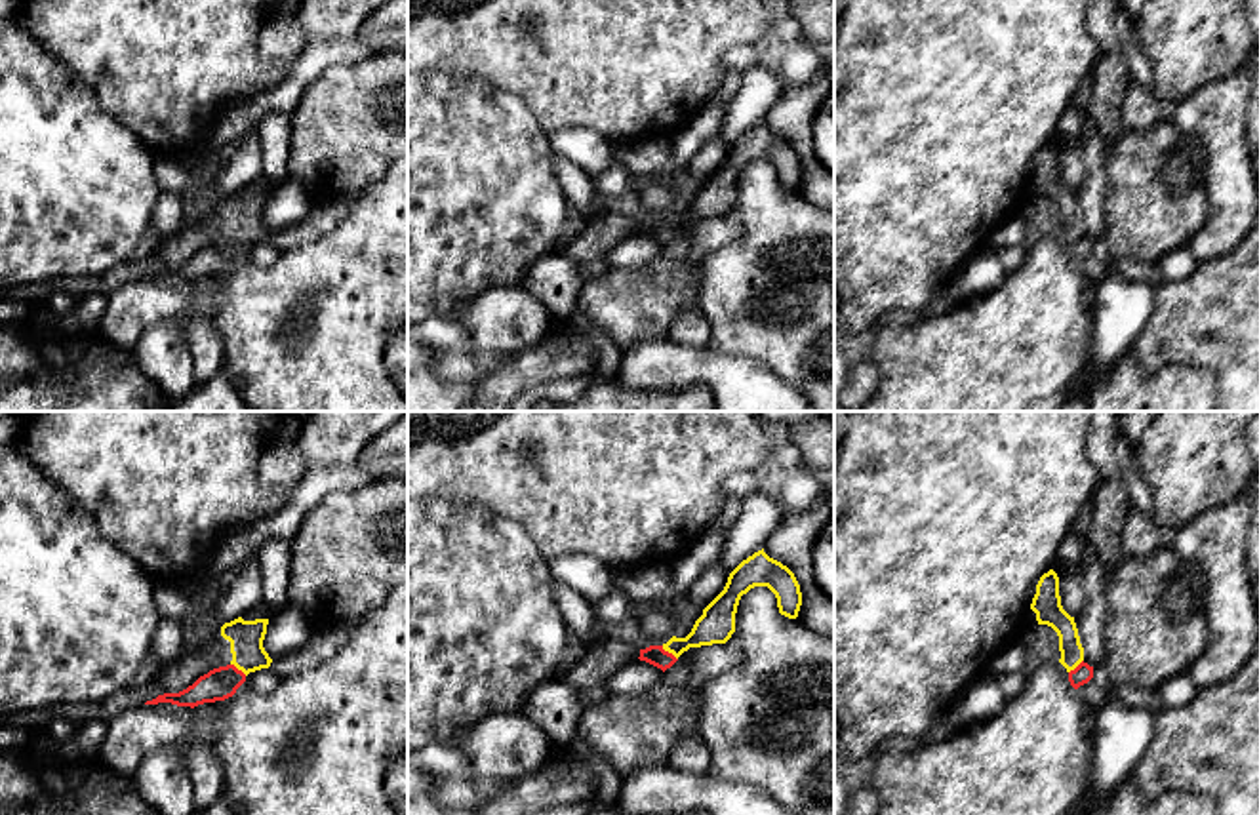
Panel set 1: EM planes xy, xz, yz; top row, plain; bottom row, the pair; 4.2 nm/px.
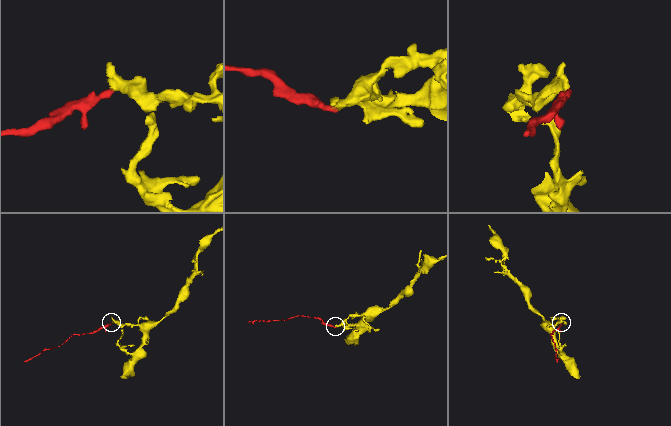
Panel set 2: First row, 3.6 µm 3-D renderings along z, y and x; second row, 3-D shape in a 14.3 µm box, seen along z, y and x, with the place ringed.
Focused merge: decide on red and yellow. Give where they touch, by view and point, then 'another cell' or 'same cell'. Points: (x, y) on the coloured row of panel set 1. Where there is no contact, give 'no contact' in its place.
xz (667, 652) | another cell

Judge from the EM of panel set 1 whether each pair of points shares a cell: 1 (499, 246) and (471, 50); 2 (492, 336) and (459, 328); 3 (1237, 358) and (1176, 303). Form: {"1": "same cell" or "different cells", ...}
{"1": "different cells", "2": "same cell", "3": "same cell"}

